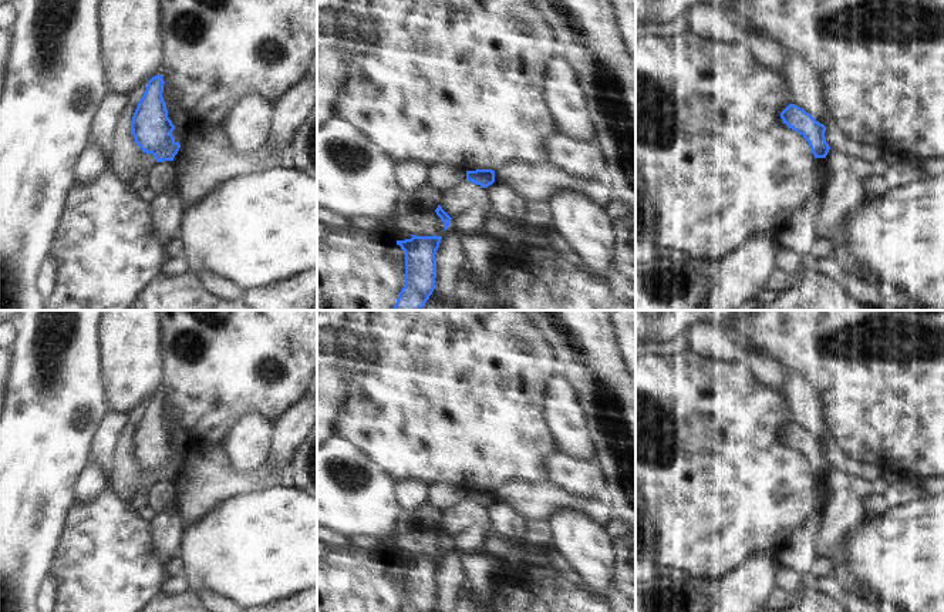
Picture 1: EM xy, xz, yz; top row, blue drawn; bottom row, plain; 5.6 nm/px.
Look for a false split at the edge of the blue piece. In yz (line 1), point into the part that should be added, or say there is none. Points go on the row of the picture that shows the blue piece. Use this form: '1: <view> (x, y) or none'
1: none

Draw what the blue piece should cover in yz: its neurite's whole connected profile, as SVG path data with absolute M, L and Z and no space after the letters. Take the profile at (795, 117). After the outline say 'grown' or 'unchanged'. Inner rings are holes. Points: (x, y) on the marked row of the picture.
M789 104L782 112L781 118L793 131L799 132L808 142L815 158L826 158L830 147L826 142L826 127L817 122L803 108Z; unchanged

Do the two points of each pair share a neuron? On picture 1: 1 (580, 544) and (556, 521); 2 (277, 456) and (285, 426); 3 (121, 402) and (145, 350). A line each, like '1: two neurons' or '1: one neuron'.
1: one neuron
2: one neuron
3: one neuron

